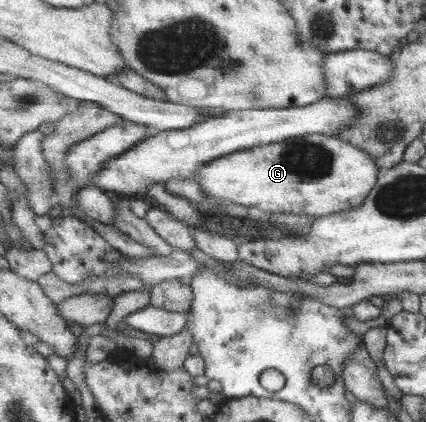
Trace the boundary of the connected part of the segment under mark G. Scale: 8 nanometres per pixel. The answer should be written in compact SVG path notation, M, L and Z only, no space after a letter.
M310 134L215 159L199 171L197 182L217 200L255 206L266 216L289 213L321 218L359 206L376 184L379 170L361 148L335 136Z

